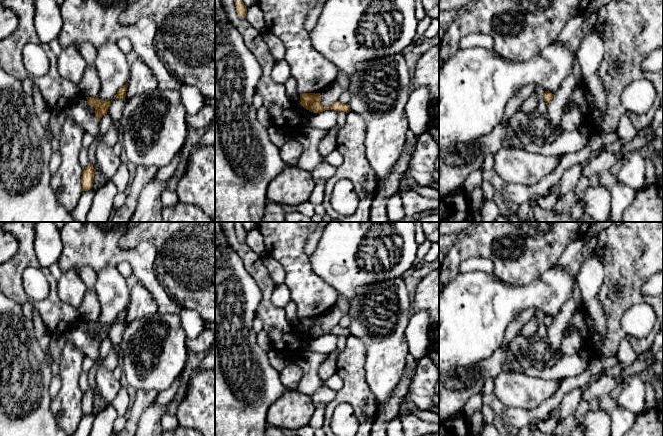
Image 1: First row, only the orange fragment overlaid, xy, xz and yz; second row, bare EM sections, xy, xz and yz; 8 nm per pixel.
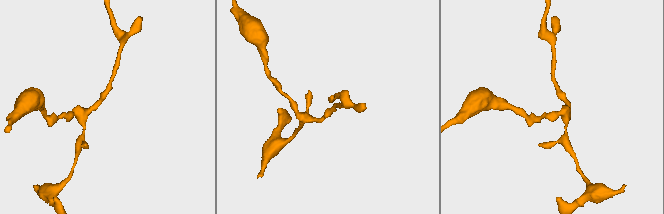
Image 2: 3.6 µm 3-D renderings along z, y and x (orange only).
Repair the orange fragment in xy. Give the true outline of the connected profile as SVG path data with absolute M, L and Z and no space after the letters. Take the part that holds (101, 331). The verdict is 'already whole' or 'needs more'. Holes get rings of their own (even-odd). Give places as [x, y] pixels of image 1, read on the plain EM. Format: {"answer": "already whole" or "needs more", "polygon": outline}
{"answer": "already whole", "polygon": "M86 321L90 330L95 332L95 341L98 345L107 338L111 325L101 325L98 321Z"}

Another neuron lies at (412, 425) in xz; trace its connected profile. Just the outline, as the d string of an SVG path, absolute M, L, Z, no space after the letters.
M398 413L404 436L423 436L439 432L439 424L424 421L413 414Z

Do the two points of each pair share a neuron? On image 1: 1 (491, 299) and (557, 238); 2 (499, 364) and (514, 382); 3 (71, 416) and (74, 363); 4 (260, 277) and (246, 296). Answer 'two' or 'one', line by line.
1: two
2: two
3: one
4: two

